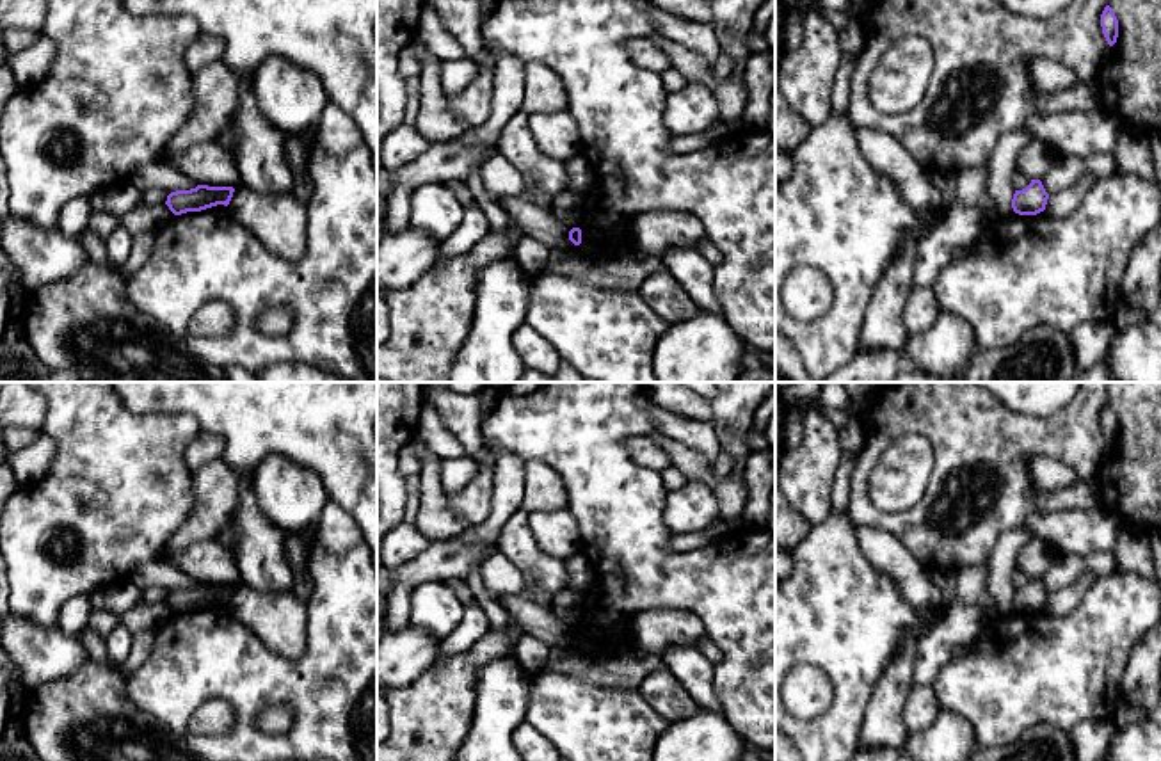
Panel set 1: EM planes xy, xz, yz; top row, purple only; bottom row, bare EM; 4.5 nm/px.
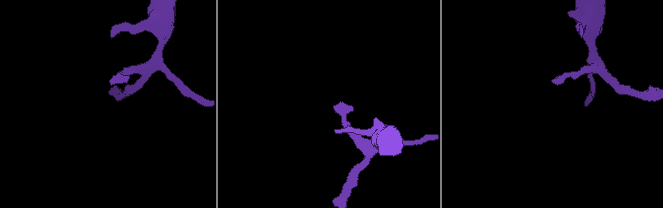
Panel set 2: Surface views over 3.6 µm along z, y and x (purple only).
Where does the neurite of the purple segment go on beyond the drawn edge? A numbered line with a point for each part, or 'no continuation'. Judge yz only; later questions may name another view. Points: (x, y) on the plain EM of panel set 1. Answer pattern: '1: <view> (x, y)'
no continuation

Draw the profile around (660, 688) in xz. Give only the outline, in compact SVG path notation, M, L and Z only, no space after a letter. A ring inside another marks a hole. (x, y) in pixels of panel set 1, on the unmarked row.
M667 667L647 674L638 692L669 722L681 720L697 709L693 697Z

